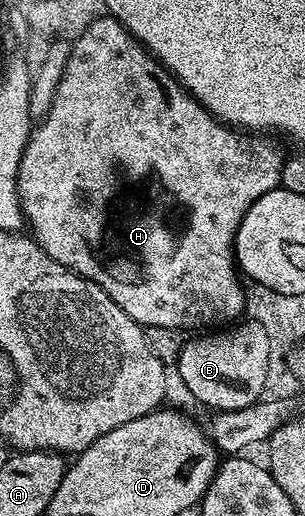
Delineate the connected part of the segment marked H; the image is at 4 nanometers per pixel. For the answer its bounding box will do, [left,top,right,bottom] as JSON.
[21,17,285,333]

